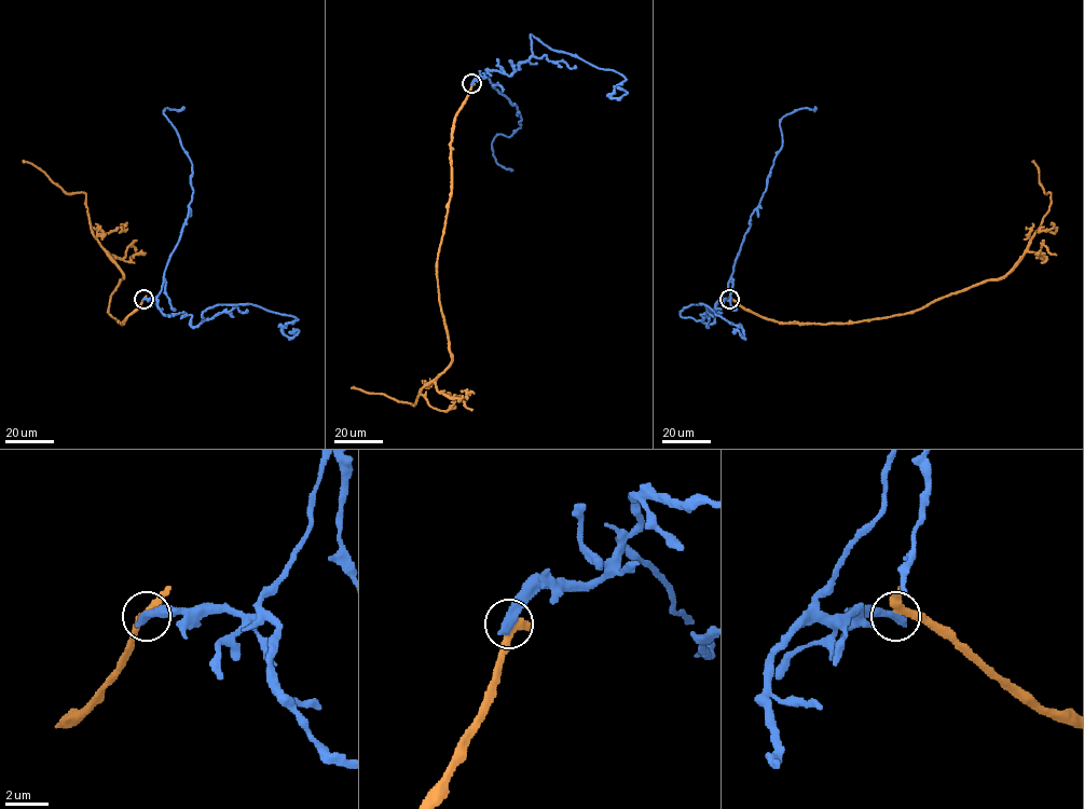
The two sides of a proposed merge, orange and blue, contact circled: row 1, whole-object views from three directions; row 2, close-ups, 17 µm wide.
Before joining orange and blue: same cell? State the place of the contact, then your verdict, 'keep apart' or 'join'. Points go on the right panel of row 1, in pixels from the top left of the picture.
(729, 299) | keep apart

